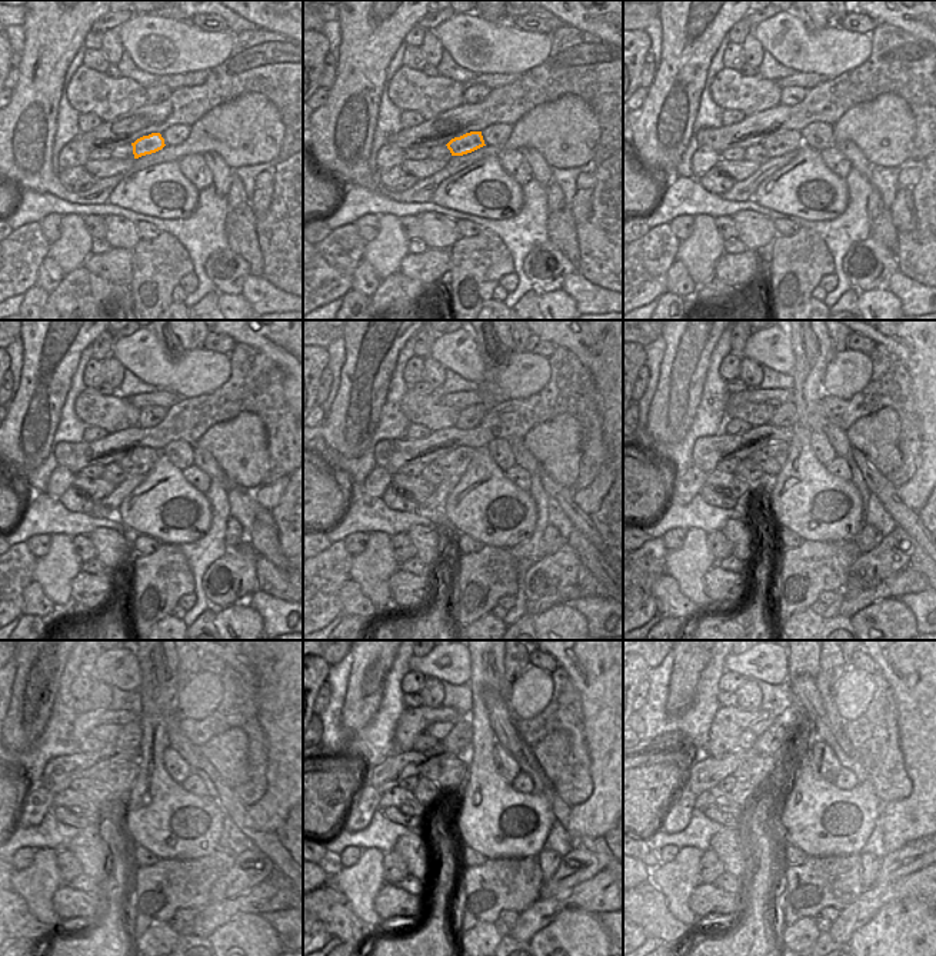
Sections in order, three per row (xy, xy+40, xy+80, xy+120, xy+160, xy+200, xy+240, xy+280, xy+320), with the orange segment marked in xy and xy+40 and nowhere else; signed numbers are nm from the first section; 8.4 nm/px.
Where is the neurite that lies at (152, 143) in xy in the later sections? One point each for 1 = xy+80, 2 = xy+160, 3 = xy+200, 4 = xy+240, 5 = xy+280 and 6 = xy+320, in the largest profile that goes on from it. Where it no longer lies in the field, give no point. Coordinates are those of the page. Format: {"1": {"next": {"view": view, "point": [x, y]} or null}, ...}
{"1": {"next": {"view": "xy+80", "point": [779, 143]}}, "2": {"next": {"view": "xy+160", "point": [455, 463]}}, "3": {"next": {"view": "xy+200", "point": [770, 459]}}, "4": {"next": {"view": "xy+240", "point": [130, 775]}}, "5": {"next": {"view": "xy+280", "point": [449, 773]}}, "6": {"next": {"view": "xy+320", "point": [755, 768]}}}

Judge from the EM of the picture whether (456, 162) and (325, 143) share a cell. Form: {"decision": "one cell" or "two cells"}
{"decision": "one cell"}

